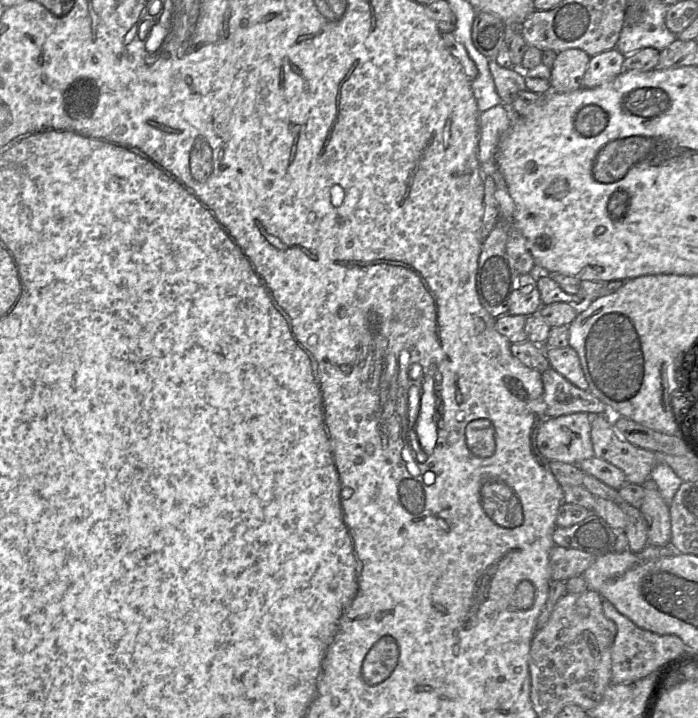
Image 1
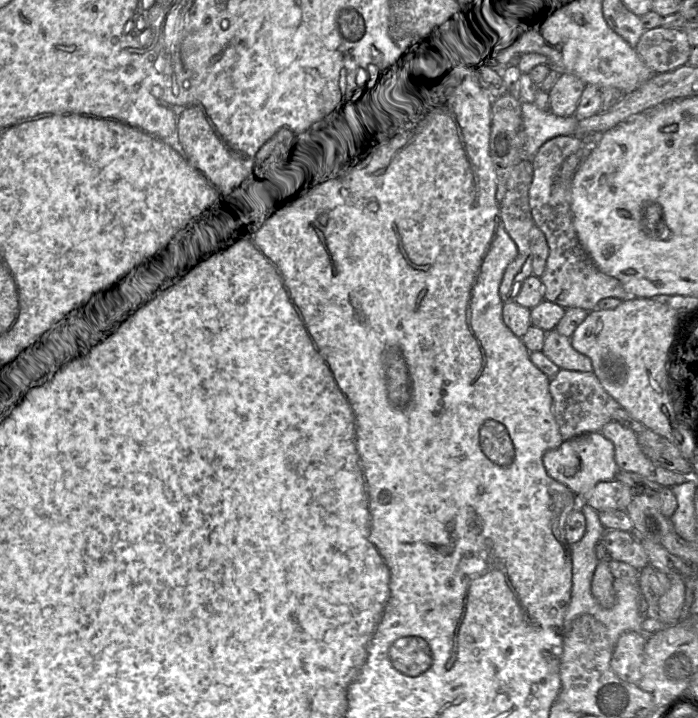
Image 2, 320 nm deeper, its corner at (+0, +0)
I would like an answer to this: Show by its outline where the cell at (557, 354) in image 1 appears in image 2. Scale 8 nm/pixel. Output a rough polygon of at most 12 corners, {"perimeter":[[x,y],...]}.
{"perimeter":[[555,329],[542,352],[560,369],[593,372],[591,360]]}

